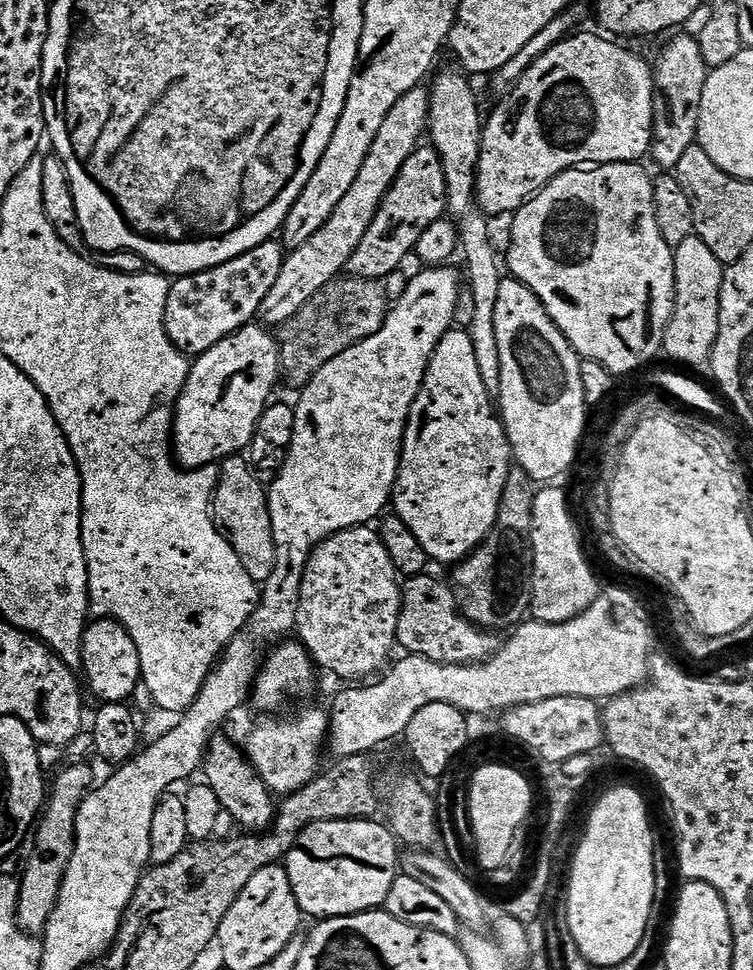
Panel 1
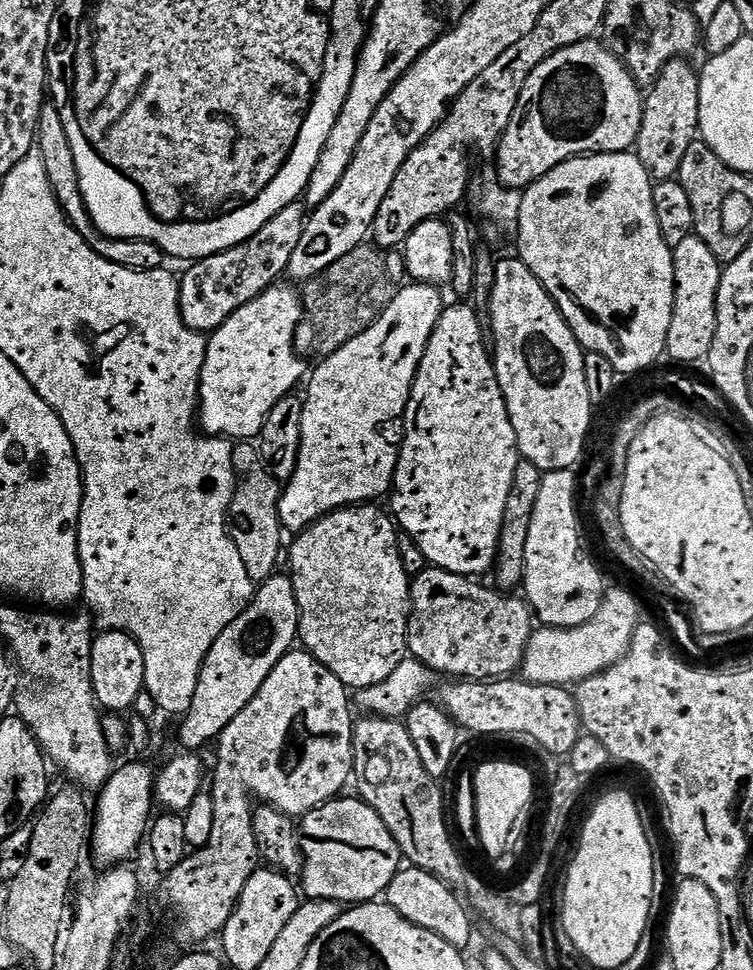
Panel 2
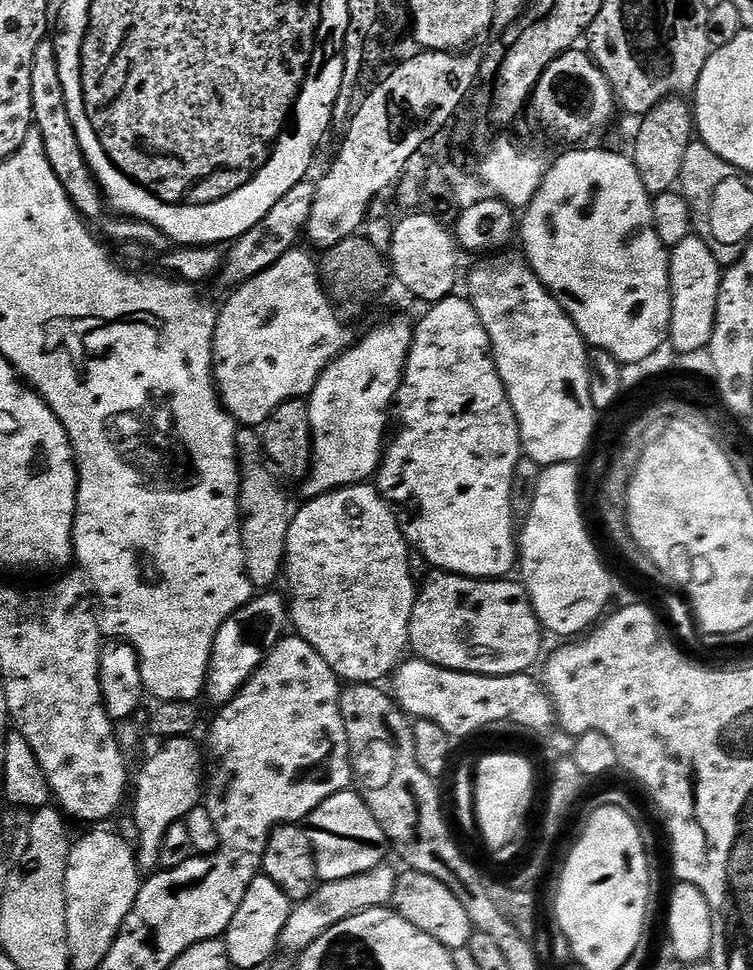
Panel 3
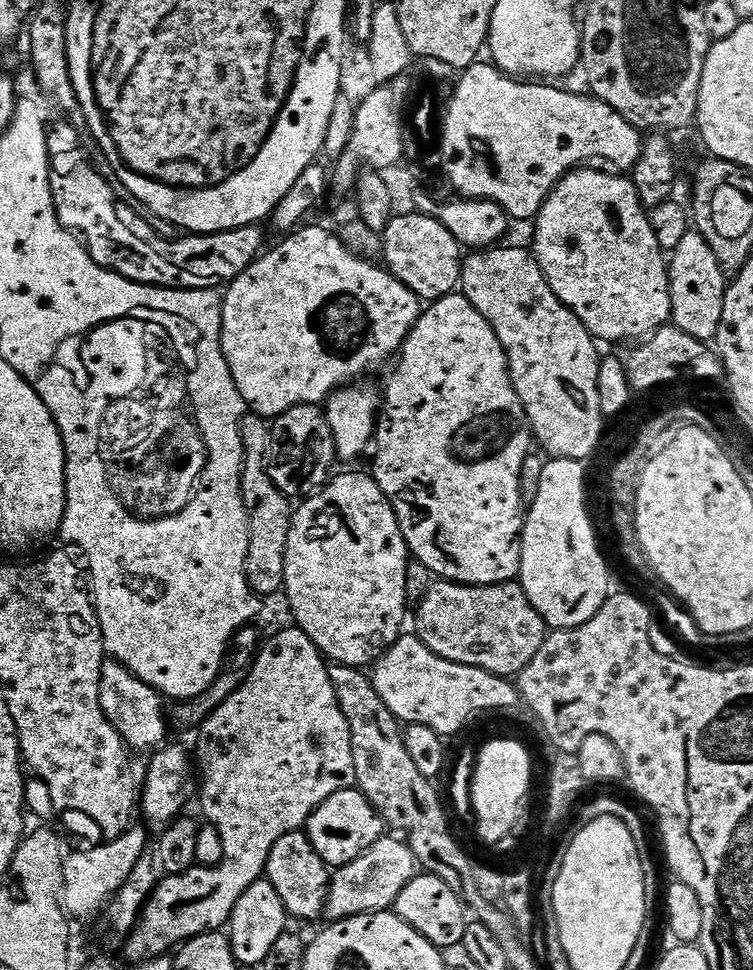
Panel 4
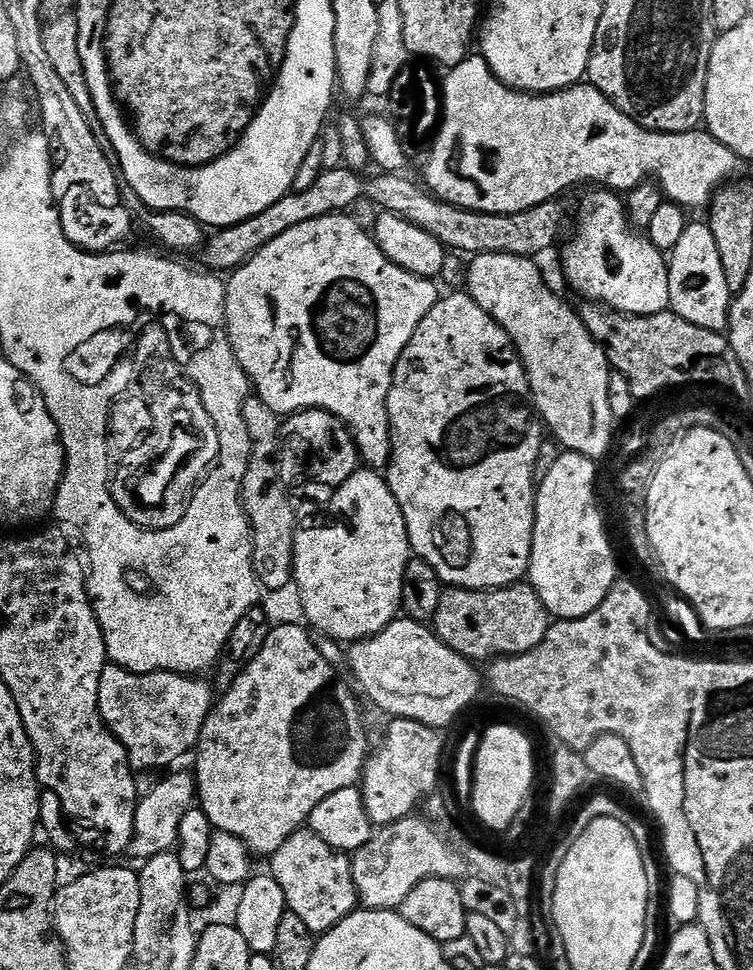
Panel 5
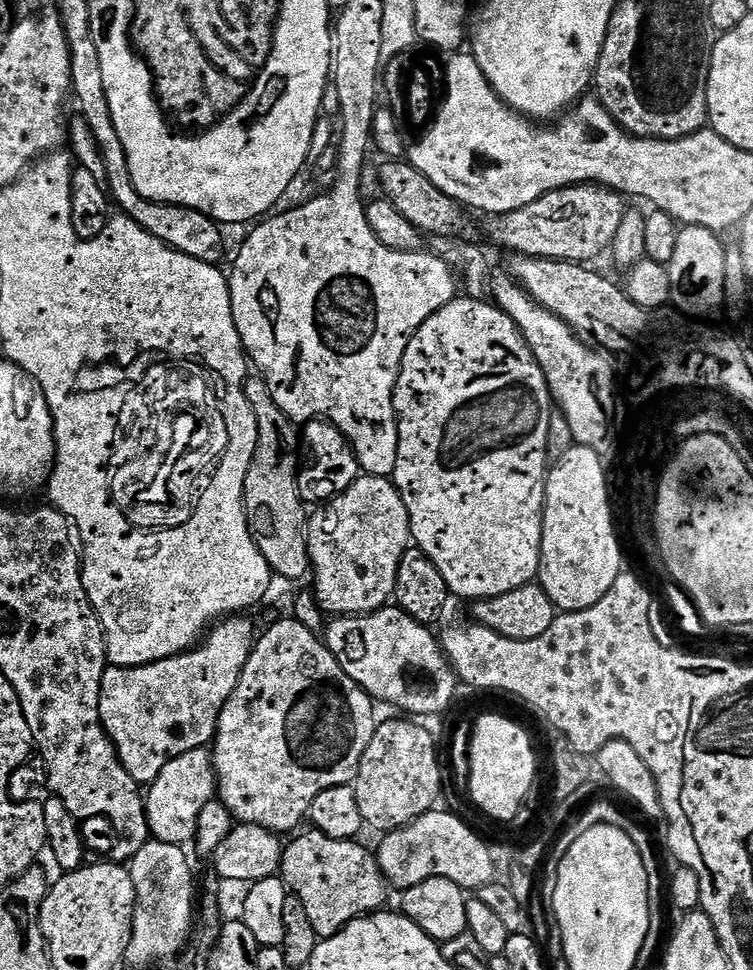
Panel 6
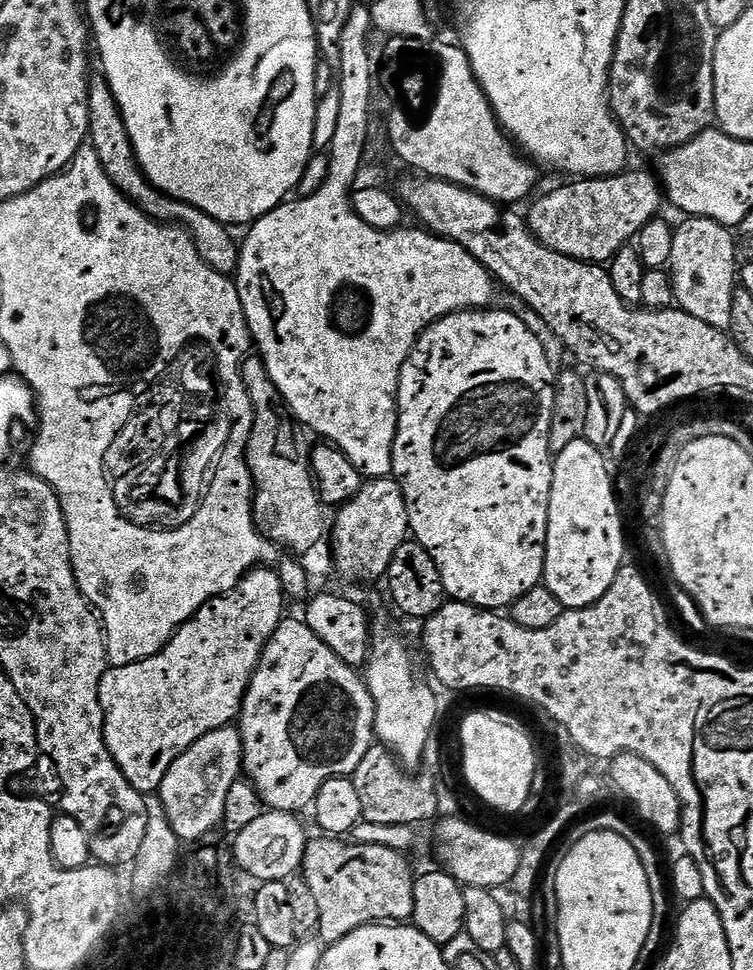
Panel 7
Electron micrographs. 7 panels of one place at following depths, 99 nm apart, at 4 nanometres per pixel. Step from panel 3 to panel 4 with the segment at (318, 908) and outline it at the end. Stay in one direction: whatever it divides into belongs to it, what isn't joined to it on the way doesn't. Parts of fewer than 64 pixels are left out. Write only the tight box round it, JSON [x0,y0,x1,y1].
[324,836,418,921]

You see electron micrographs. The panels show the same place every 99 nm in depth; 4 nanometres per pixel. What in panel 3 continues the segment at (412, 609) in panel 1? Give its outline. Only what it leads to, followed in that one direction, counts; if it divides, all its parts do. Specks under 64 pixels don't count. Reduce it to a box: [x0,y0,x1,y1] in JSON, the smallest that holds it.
[408,571,545,676]

